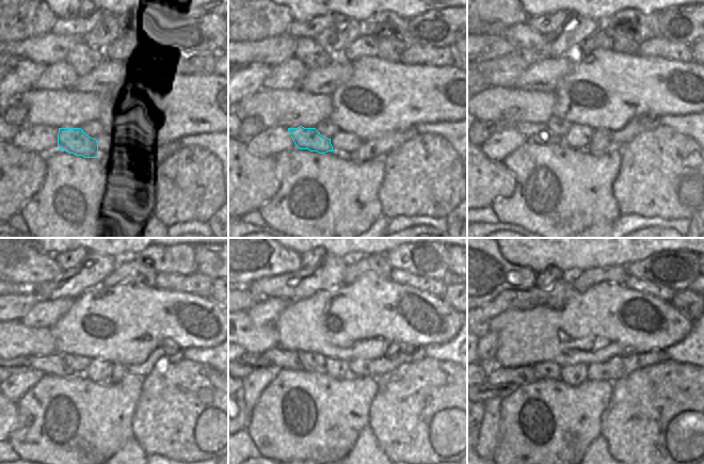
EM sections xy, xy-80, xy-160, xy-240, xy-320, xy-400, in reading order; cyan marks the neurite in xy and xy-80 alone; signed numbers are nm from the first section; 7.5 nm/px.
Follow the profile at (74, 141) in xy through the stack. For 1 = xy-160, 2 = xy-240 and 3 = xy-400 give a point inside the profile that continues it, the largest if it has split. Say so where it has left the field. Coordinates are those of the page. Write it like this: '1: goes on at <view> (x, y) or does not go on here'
1: goes on at xy-160 (540, 133)
2: goes on at xy-240 (52, 365)
3: goes on at xy-400 (521, 376)

